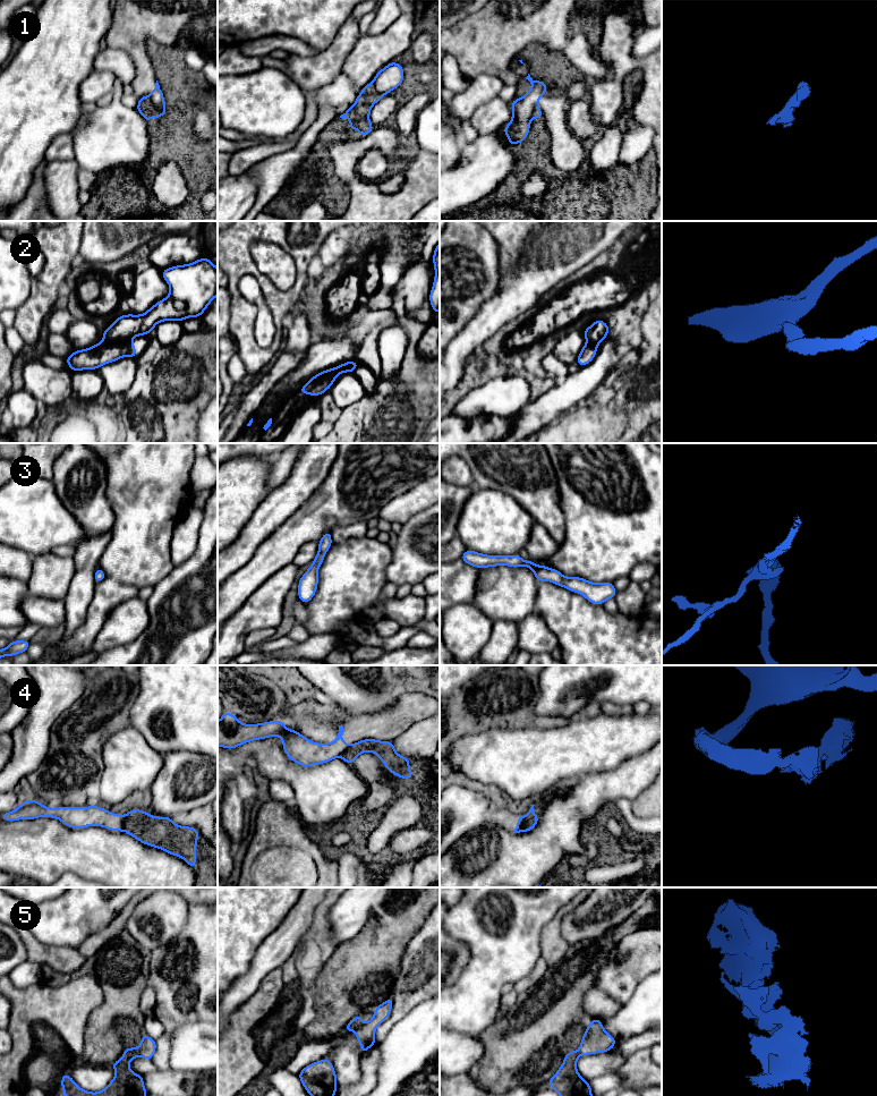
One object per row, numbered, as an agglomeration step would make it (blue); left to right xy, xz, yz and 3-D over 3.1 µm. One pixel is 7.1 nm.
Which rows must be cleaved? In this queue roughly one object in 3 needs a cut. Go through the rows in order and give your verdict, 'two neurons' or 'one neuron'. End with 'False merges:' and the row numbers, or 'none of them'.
1: two neurons
2: two neurons
3: one neuron
4: two neurons
5: two neurons
False merges: 1, 2, 4, 5

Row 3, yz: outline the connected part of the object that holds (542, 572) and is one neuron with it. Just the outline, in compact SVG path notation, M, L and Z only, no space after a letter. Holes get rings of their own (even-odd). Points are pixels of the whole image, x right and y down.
M466 550L461 560L467 564L483 569L496 566L511 568L527 567L533 570L537 581L551 581L573 593L581 594L590 603L602 605L610 598L614 598L618 591L613 583L591 583L581 577L563 576L559 570L546 566L535 564L530 559L525 561L519 554L513 555L487 555L471 550Z

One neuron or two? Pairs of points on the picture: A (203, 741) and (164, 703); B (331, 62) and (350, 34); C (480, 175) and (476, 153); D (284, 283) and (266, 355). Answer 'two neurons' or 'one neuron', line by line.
A: one neuron
B: one neuron
C: one neuron
D: two neurons

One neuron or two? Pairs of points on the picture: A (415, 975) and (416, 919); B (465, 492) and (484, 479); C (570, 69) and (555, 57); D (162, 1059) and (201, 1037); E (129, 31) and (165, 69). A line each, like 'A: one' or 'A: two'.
A: two
B: two
C: one
D: two
E: two

